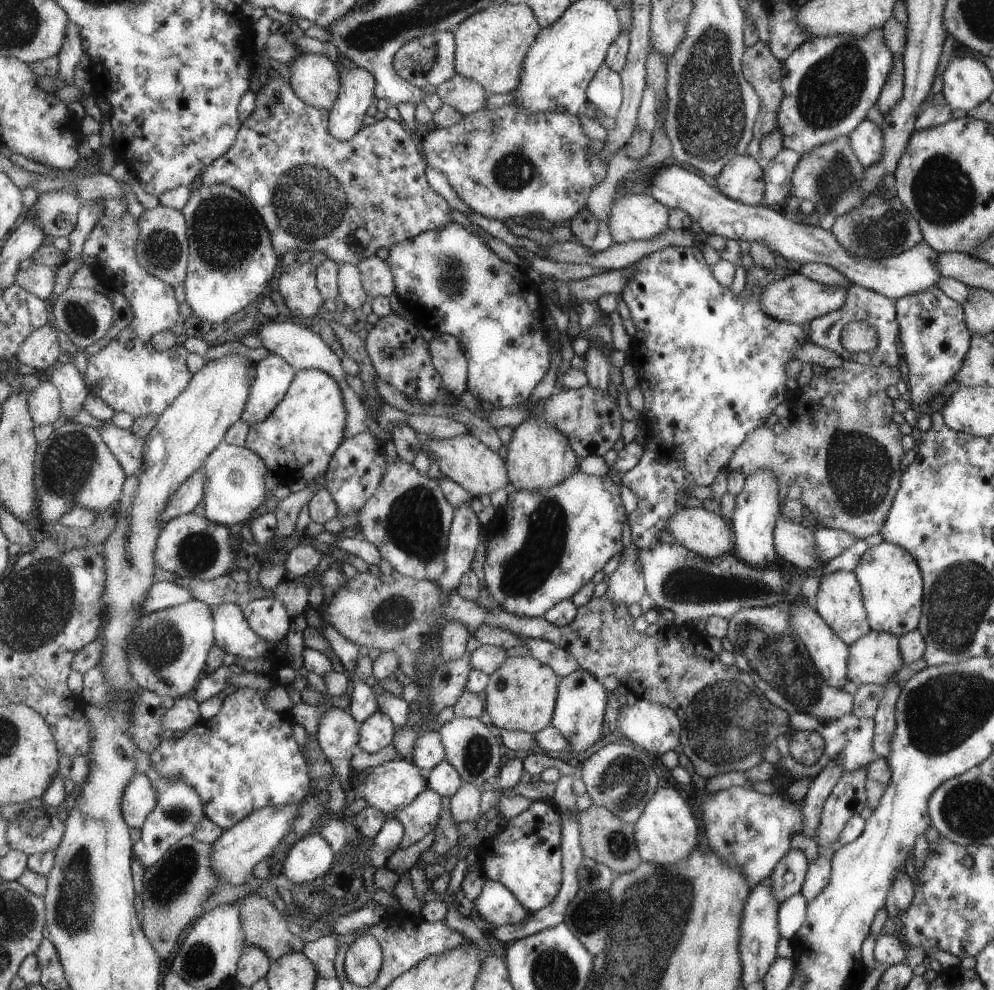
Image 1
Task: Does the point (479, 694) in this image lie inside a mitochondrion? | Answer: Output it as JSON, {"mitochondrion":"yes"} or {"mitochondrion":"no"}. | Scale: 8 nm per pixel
{"mitochondrion":"no"}

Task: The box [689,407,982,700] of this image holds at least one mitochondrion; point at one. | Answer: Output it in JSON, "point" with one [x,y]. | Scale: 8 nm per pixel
{"point":[859,469]}

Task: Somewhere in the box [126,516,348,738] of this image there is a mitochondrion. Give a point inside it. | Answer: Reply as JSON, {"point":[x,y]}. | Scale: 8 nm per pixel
{"point":[159,646]}

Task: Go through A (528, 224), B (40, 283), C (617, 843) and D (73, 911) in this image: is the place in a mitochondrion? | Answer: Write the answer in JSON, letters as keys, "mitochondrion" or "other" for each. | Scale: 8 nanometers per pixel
{"A":"other","B":"other","C":"mitochondrion","D":"mitochondrion"}

